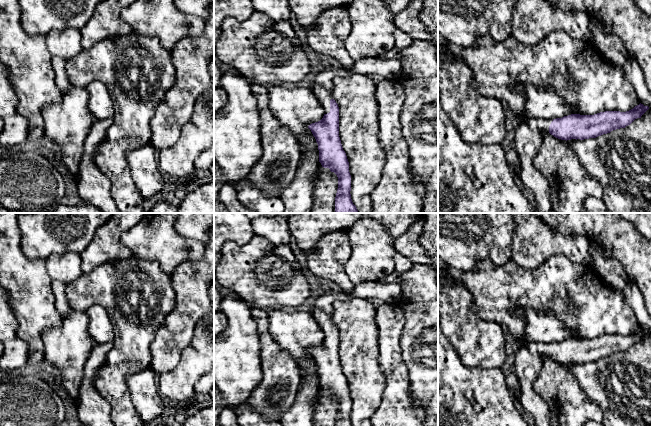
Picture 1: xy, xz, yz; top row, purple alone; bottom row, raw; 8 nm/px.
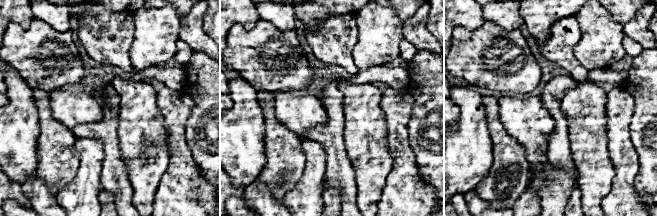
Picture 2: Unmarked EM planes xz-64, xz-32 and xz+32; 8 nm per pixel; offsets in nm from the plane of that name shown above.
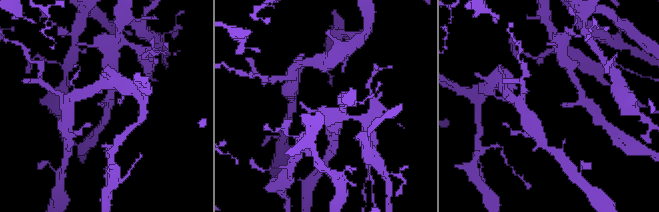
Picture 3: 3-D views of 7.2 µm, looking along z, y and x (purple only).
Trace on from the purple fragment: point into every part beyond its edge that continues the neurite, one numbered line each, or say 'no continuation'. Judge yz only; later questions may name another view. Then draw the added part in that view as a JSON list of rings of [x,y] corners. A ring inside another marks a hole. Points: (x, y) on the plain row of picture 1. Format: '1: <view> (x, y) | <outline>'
1: yz (528, 361) | [[[529,342],[515,356],[514,366],[521,387],[520,403],[534,419],[536,426],[552,426],[549,407],[533,390],[544,357],[549,357],[553,343]]]

